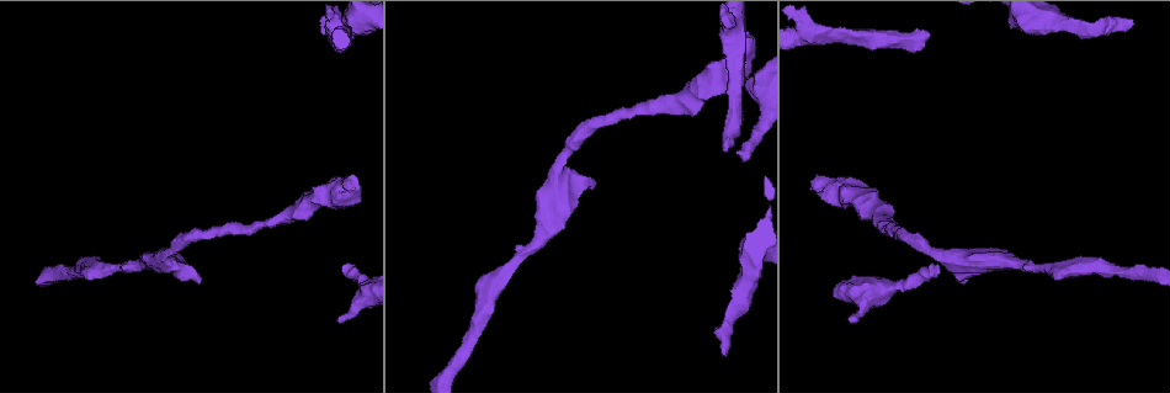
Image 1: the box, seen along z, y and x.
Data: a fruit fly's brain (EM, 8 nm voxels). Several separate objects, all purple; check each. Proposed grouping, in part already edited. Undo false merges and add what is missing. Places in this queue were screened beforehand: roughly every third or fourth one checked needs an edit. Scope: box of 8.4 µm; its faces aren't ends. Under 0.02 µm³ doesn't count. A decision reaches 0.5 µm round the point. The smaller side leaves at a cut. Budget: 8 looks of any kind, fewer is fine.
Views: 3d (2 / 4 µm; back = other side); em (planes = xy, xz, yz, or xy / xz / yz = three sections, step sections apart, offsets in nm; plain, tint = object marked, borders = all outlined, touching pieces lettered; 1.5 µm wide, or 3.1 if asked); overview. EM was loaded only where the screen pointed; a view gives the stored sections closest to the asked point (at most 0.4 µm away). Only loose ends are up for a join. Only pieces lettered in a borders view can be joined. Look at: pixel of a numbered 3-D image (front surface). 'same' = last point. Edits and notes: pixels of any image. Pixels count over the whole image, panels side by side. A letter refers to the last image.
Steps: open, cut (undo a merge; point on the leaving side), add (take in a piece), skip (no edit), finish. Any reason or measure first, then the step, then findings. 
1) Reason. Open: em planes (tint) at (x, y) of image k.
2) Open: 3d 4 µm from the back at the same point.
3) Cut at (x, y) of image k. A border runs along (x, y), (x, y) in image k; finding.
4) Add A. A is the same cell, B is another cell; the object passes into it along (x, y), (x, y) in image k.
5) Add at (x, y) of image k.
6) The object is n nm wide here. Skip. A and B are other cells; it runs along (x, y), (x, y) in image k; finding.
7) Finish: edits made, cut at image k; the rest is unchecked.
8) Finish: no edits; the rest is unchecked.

Branch stops here. Open: em yz step 8 (tint) at (1132, 22) of image 1.

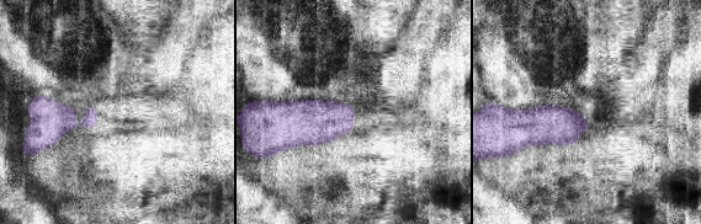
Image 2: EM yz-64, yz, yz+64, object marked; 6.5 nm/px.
Open: em planes (borders) at the same point.

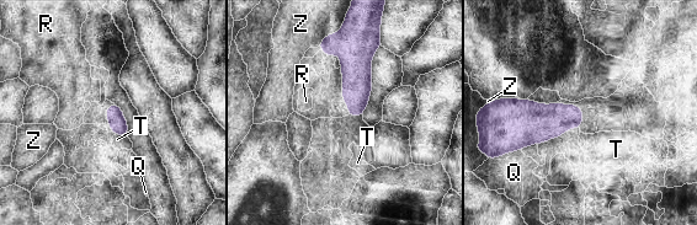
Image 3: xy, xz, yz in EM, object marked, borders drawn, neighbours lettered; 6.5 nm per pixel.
Skip. Q, R, T and Z are other cells; a border runs along (115, 134), (127, 135) in image 3; none of them fits.

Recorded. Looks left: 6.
Free end. Open: em planes (tint) at (726, 151) of image 1.

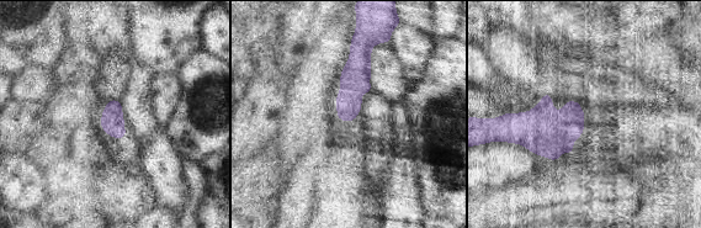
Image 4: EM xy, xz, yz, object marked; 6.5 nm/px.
See the neighbours. Open: em planes (borders) at the same point.

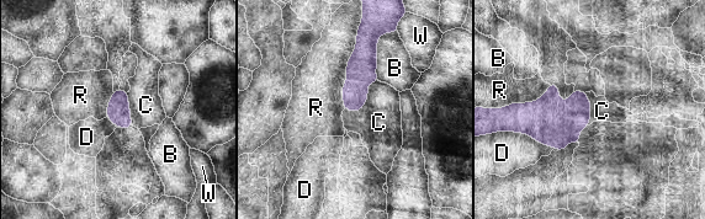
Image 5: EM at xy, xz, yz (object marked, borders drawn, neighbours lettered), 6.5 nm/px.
Skip. B, C, D, R and W are other cells; a border runs along (377, 80), (358, 111), (344, 110) in image 5; none of them fits.

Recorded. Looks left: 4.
Thick end. Open: em planes (borders) at (818, 178) of image 1.

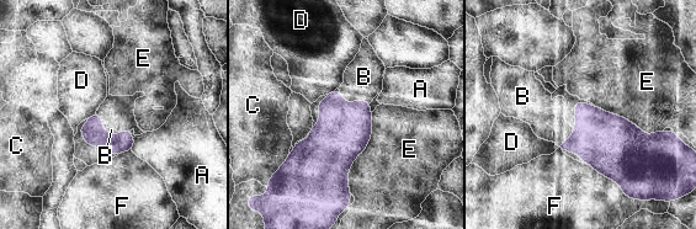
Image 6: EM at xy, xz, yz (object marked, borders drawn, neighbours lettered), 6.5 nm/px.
Add B. B is the same cell, A, C, D, E and F are other cells; the object passes into it along (344, 129), (356, 100), (364, 76) in image 6; it goes on there.

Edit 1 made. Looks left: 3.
Finish: edits made, add at image 6; the rest is unchecked.

